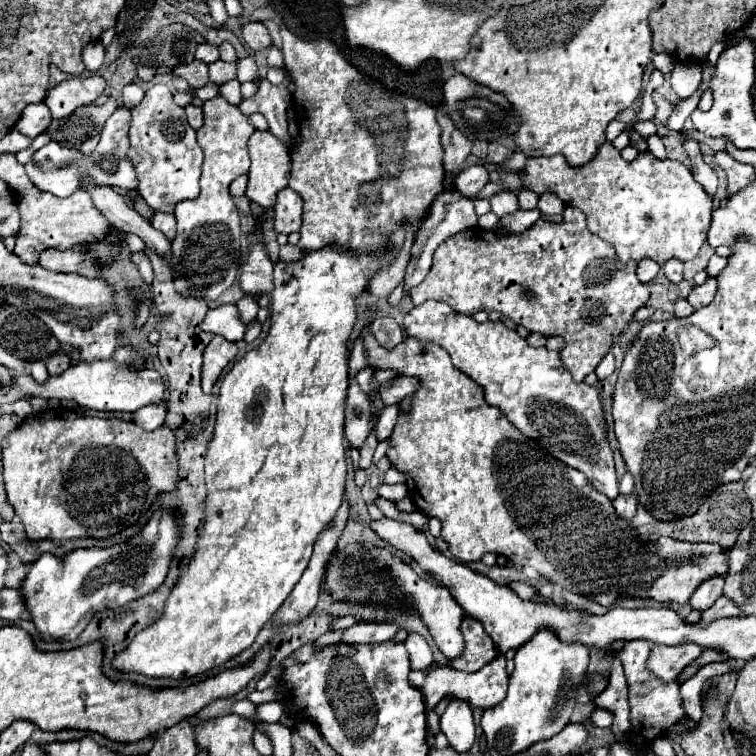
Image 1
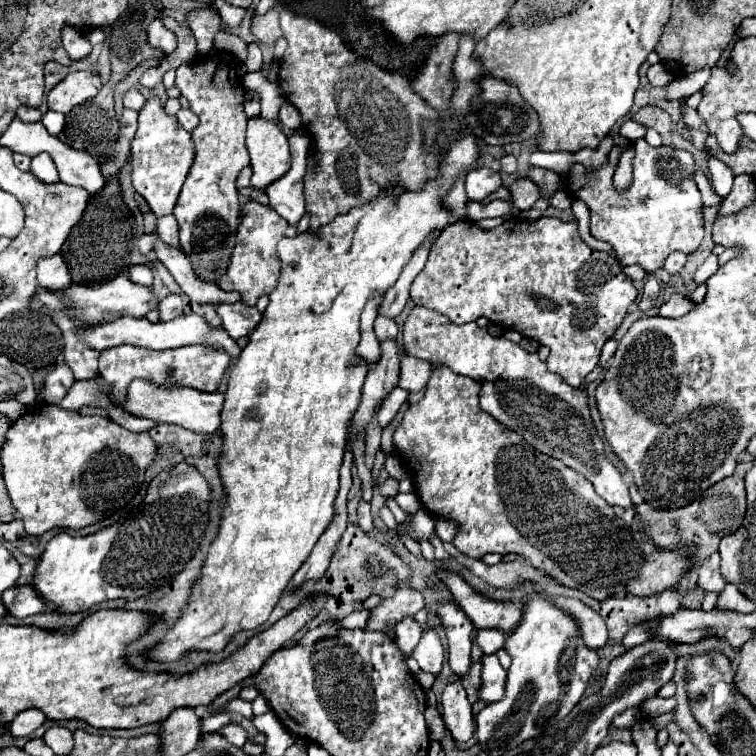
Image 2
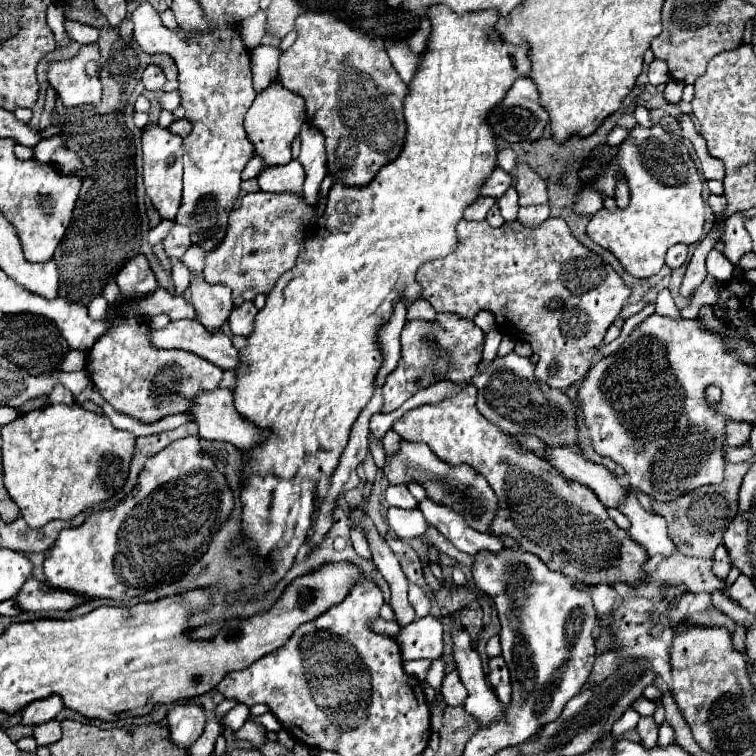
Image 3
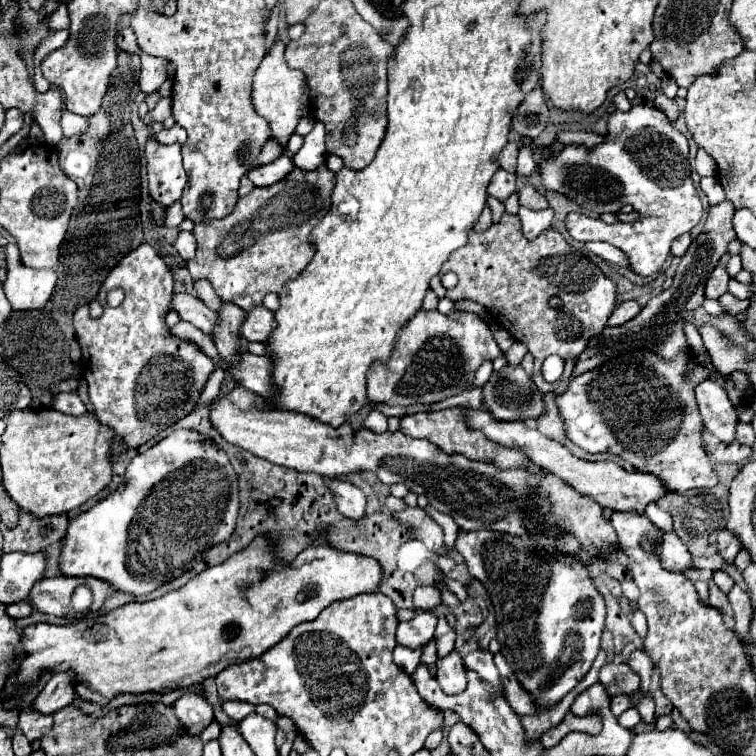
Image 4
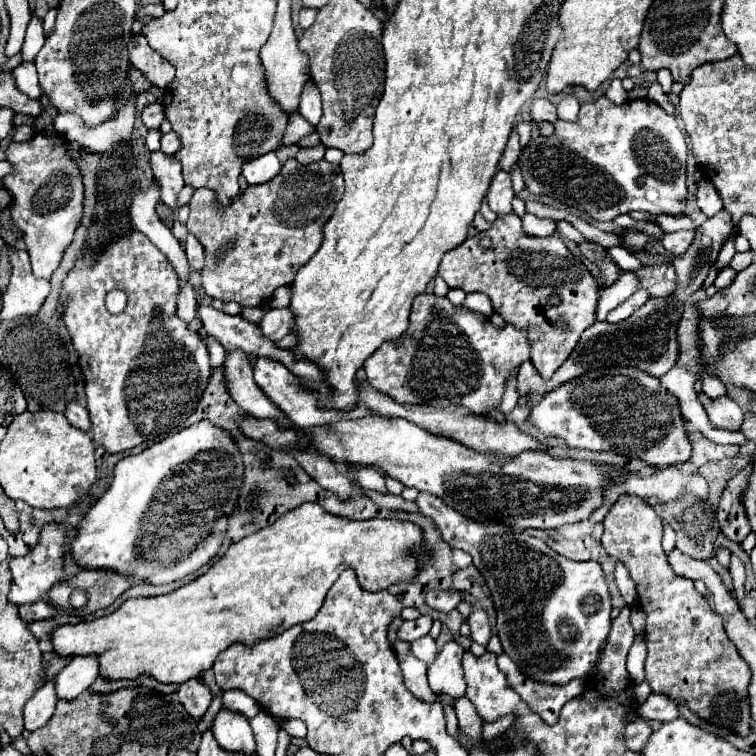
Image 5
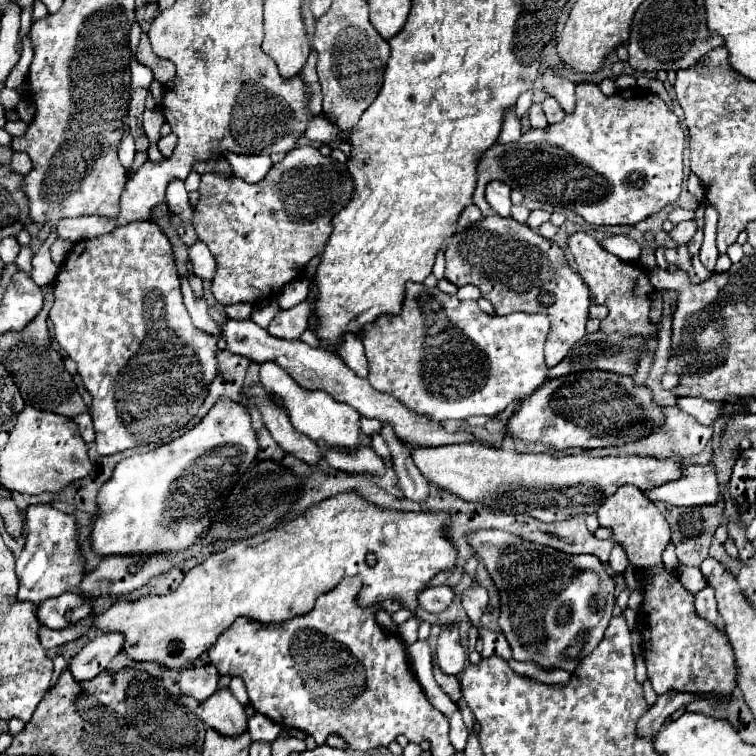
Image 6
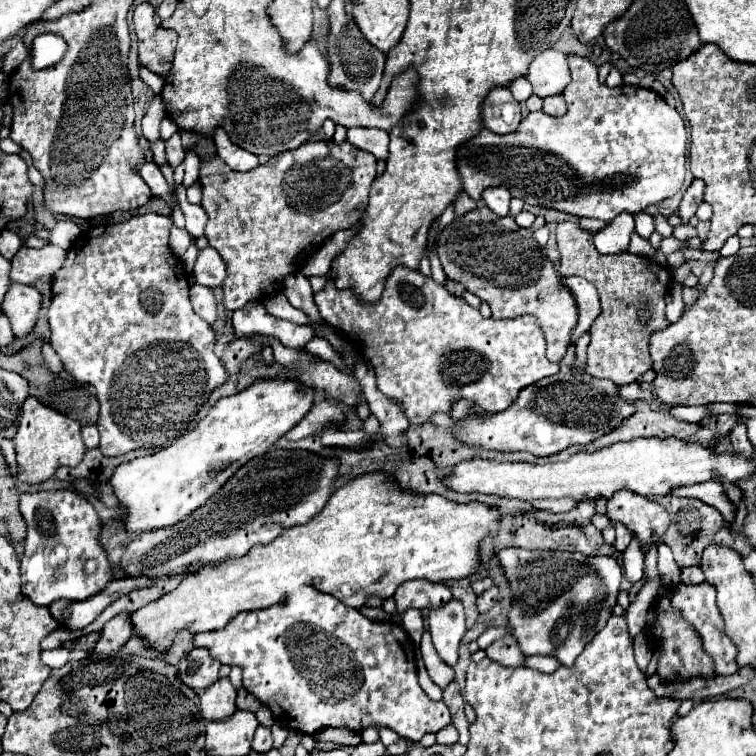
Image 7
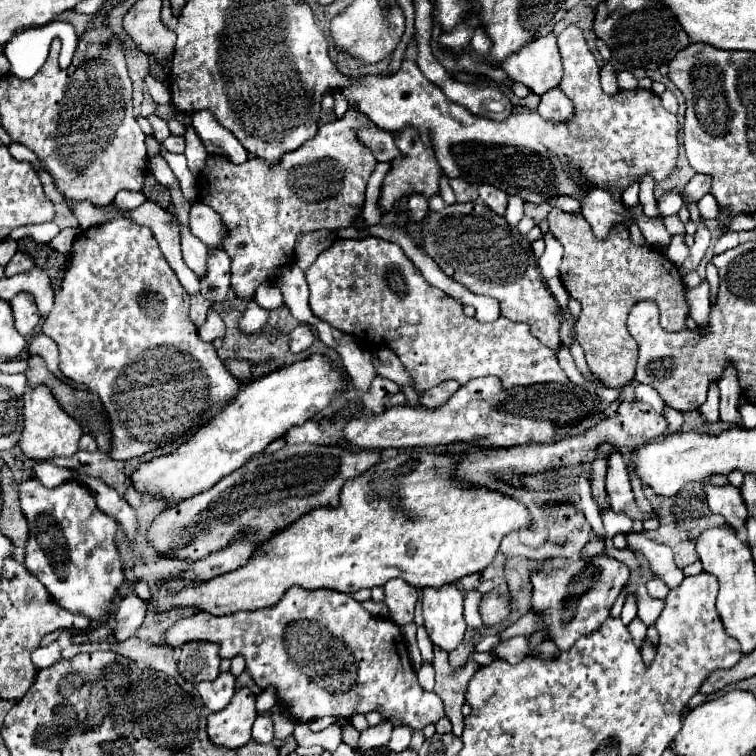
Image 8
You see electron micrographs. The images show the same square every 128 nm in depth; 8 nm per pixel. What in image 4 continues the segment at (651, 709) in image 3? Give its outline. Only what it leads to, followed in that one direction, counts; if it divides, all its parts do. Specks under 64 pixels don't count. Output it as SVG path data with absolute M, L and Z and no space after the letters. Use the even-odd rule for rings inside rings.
M620 694L620 696L614 696L612 698L612 714L618 718L622 712L626 712L628 708L632 708L634 702L630 700L630 694Z

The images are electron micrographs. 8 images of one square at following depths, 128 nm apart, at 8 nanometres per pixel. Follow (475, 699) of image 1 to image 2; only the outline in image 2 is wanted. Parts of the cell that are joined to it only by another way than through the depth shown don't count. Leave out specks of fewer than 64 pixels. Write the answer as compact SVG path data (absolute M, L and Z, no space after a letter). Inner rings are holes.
M424 630L422 638L412 654L412 658L416 658L420 670L430 672L434 676L440 674L442 670L442 660L444 660L444 650L440 644L440 638L434 630ZM484 656L482 662L482 684L480 684L480 698L484 702L496 702L504 696L504 682L506 670L500 666L498 656Z

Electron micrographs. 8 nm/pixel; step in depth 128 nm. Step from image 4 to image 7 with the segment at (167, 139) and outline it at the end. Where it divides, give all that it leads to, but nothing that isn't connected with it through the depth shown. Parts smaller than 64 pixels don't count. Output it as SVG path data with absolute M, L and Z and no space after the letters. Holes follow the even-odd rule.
M180 132L172 134L168 140L166 140L166 160L172 168L176 168L178 164L182 164L184 160L184 148L182 148L182 142L180 142Z

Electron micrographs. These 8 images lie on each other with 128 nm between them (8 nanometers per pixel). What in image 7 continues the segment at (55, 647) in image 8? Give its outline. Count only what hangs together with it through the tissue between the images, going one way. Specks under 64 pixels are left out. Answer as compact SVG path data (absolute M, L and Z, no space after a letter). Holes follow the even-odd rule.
M54 648L54 650L42 652L42 662L48 664L52 669L64 666L68 660L70 660L70 652L66 648Z

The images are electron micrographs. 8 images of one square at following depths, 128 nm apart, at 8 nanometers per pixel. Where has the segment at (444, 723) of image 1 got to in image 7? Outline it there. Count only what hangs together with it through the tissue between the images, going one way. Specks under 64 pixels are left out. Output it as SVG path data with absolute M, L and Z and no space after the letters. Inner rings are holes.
M450 600L440 608L432 608L428 616L428 624L430 624L430 634L438 656L448 666L454 666L458 662L460 638L466 632L462 602Z

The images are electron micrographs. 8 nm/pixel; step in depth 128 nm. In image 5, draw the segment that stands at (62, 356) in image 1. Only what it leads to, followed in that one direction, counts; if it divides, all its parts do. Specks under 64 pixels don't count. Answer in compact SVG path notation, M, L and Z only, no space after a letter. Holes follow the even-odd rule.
M72 400L72 404L66 406L66 418L72 426L88 432L90 430L90 418L88 418L88 410L84 406L80 406L76 400Z

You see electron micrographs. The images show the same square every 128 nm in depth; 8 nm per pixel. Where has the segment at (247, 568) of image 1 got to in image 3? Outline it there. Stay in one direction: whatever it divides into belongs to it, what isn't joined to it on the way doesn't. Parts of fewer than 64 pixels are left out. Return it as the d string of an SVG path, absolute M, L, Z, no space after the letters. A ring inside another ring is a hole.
M432 6L428 10L428 20L432 22L428 52L422 56L420 68L418 68L412 84L408 86L408 96L404 98L404 118L406 118L406 124L408 124L406 146L402 148L400 156L394 162L380 168L378 176L366 188L344 188L342 184L334 184L330 188L324 216L304 232L304 252L298 254L296 266L290 272L286 272L284 276L280 276L274 290L268 294L266 306L256 314L254 328L246 336L248 344L240 350L240 366L238 366L238 374L236 374L236 388L232 392L234 394L234 406L236 406L238 414L244 416L246 420L250 420L254 426L270 430L270 434L264 442L260 442L254 450L250 450L250 452L246 452L246 456L242 456L242 490L240 490L242 536L244 536L246 548L250 550L250 554L254 558L256 570L260 572L262 566L268 564L268 570L264 570L266 572L264 582L260 578L256 578L252 582L250 592L246 594L246 602L254 600L254 598L260 598L266 592L274 590L276 584L284 578L284 574L292 568L292 562L294 562L300 546L308 540L308 534L312 530L312 518L314 518L314 512L316 512L318 480L320 480L322 474L326 474L330 478L334 474L334 470L338 468L338 460L340 460L340 456L346 448L350 428L352 428L354 420L358 418L358 412L362 412L362 408L366 406L366 402L374 394L374 378L376 378L376 372L382 364L382 354L376 346L376 332L378 332L380 324L390 318L392 308L394 308L392 304L394 304L396 298L404 296L408 304L412 304L414 300L420 298L422 288L420 288L420 284L416 284L416 270L424 262L444 258L456 248L456 244L458 244L456 224L462 220L462 214L464 214L466 206L474 198L478 198L480 184L492 174L492 170L496 166L496 154L498 154L496 152L496 140L494 140L494 134L490 130L490 124L488 124L486 116L488 116L490 108L494 108L506 96L506 92L514 84L514 80L524 78L530 70L528 50L524 46L514 46L514 44L508 44L504 40L492 38L494 24L498 22L498 12L496 10L468 12L466 16L458 16L446 6Z

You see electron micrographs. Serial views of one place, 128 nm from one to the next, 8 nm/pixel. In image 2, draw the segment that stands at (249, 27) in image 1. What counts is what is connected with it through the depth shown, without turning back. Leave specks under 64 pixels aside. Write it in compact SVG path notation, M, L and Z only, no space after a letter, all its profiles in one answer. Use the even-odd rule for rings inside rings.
M274 6L262 18L252 18L250 30L256 36L256 42L274 44L282 36L282 30L280 30L280 24L278 24L278 12L280 10L282 10L280 6Z

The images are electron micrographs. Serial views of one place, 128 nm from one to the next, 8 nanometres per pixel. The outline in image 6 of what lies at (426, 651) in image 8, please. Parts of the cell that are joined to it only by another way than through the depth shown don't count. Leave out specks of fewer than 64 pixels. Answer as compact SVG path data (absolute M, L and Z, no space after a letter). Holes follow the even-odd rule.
M434 664L434 678L436 678L436 682L442 686L442 690L458 704L460 702L460 698L462 698L462 692L460 692L460 684L458 684L458 680L456 680L456 676L448 676L448 674L442 674L440 670L438 670L438 666Z

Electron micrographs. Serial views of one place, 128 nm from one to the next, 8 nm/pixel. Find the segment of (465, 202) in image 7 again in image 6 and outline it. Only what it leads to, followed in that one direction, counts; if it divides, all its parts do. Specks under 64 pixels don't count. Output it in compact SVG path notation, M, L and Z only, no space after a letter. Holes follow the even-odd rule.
M472 204L472 206L468 206L468 208L462 212L458 226L460 226L460 230L466 230L470 224L476 224L476 220L480 220L480 218L482 218L480 210Z

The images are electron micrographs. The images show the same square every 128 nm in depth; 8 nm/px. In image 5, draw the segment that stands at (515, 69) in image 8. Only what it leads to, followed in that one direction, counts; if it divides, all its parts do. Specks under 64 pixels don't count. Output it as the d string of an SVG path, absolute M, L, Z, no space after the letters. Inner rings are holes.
M566 96L560 104L558 104L558 118L560 120L568 120L568 122L574 122L578 120L578 100L574 96Z

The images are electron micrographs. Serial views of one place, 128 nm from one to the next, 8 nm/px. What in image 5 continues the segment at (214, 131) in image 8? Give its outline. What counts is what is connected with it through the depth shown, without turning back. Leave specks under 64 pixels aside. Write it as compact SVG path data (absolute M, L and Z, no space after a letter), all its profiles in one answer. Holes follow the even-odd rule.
M270 152L270 154L264 154L256 160L250 160L242 166L242 176L248 180L250 186L254 184L264 184L264 182L270 182L282 168L282 162L278 160L276 152Z

